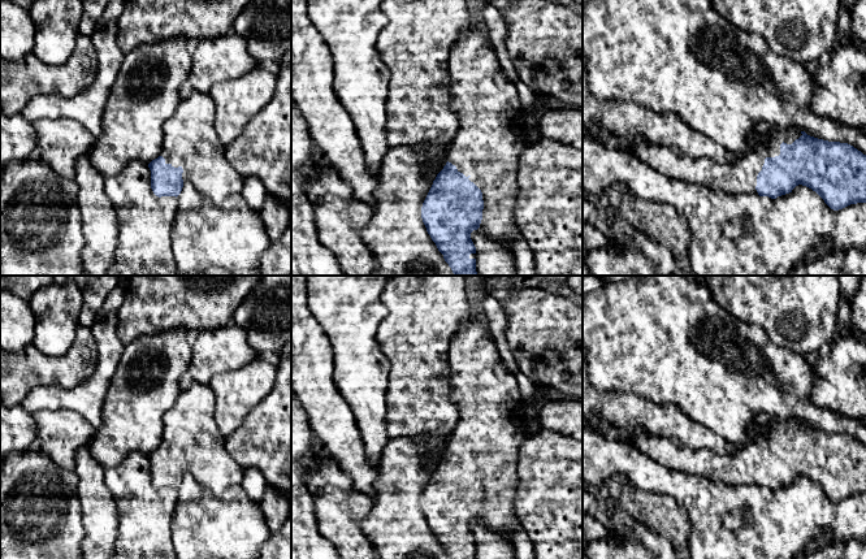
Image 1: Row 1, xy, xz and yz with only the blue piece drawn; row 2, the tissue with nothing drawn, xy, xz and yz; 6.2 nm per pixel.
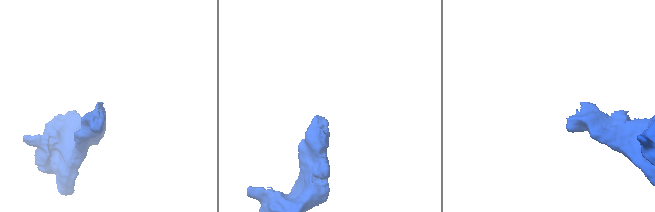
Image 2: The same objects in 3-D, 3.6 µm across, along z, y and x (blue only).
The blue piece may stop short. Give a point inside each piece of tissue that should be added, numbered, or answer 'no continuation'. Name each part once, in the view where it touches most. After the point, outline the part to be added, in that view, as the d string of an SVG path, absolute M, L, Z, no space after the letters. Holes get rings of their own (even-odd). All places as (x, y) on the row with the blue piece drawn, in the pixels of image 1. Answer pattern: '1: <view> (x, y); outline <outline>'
1: yz (739, 177); outline M757 124L749 138L749 150L726 164L718 164L705 157L690 157L679 148L659 146L642 139L624 138L601 130L592 125L589 135L599 139L607 148L627 148L640 160L668 177L690 183L705 185L715 191L733 196L758 195L757 176L762 170L766 157L780 155L780 144L792 144L798 139L801 129L789 127L772 131L768 124Z

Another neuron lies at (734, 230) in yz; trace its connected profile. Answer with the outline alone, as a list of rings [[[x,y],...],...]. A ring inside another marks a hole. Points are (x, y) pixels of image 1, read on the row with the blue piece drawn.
[[[735,220],[724,226],[723,234],[731,240],[737,240],[745,231],[745,220]]]

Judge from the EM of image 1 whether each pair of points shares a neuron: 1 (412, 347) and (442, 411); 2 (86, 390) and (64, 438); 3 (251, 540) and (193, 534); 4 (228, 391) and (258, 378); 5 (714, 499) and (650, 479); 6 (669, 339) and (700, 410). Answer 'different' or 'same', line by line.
1: same
2: different
3: same
4: same
5: same
6: same

